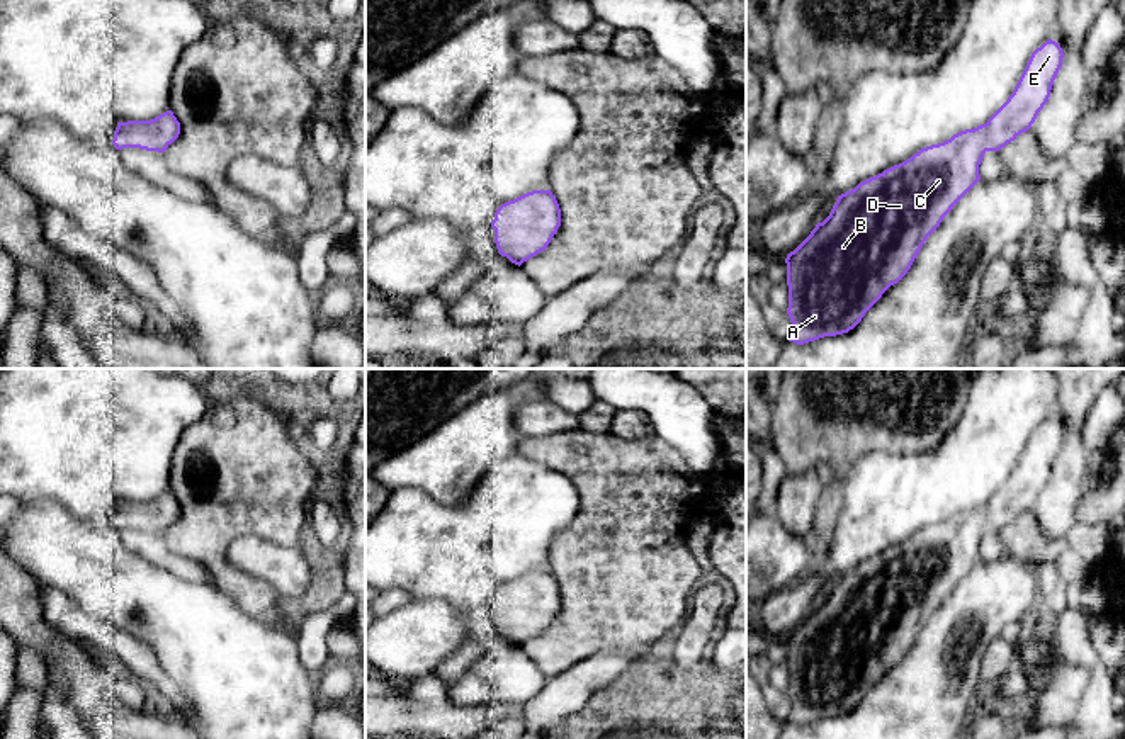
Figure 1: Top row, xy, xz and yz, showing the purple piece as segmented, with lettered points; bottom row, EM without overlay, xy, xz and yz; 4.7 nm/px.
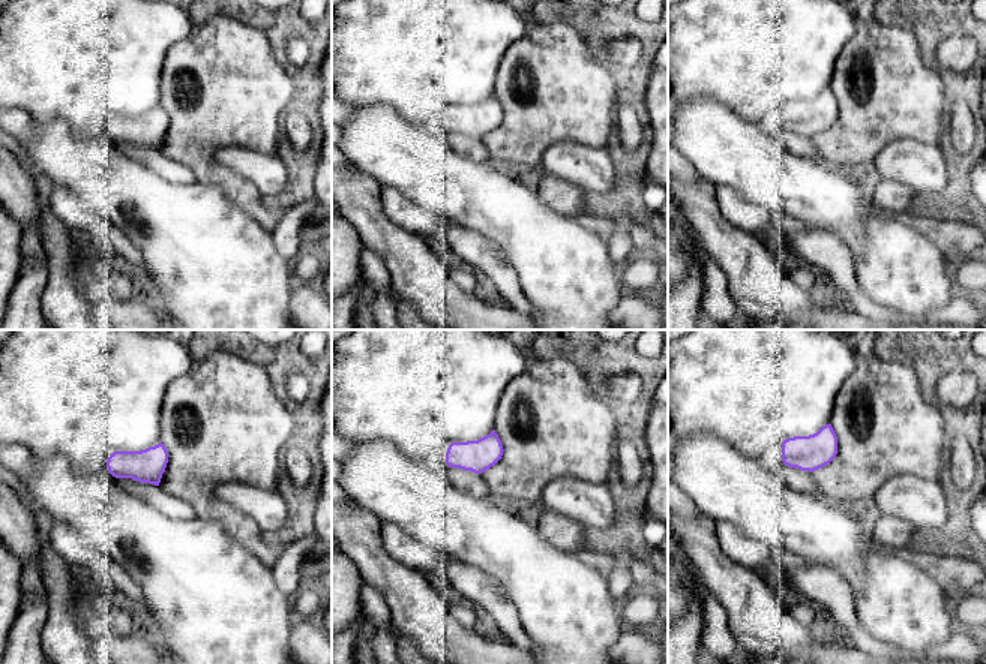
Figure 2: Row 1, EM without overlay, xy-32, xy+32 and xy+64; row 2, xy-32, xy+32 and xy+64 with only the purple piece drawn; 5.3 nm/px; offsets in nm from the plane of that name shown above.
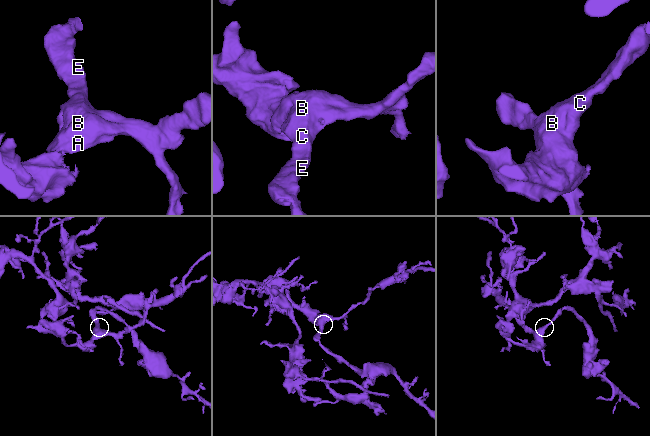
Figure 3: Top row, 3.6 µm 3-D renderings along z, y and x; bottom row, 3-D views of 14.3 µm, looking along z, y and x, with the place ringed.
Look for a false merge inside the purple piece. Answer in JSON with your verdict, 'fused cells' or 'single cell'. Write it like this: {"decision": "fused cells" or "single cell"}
{"decision": "single cell"}

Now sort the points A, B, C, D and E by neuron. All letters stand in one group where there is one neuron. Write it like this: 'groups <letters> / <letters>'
groups A B C D E

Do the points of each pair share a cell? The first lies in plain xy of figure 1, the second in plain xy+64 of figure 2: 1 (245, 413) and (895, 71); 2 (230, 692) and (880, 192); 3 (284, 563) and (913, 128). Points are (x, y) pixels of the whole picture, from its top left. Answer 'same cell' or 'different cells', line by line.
1: same cell
2: different cells
3: different cells

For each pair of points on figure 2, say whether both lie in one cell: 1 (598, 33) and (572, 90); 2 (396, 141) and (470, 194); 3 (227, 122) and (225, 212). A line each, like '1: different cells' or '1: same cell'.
1: different cells
2: same cell
3: different cells

